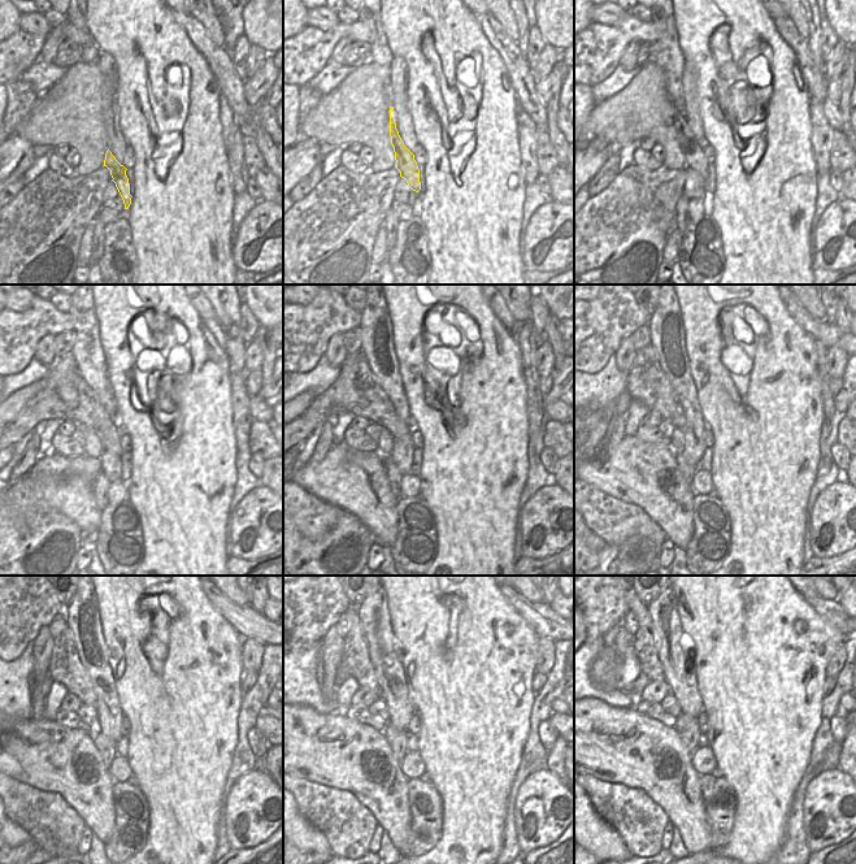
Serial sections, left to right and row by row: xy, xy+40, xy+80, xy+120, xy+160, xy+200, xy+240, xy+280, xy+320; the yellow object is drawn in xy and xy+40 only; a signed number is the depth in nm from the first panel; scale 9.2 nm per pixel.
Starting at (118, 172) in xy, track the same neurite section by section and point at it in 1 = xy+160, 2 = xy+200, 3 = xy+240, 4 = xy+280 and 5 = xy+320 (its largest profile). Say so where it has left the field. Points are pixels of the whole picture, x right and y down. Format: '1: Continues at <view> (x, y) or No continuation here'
1: Continues at xy+160 (373, 403)
2: Continues at xy+200 (646, 370)
3: Continues at xy+240 (65, 664)
4: Continues at xy+280 (356, 663)
5: Continues at xy+320 (644, 642)

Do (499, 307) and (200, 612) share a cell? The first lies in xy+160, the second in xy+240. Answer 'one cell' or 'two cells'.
two cells

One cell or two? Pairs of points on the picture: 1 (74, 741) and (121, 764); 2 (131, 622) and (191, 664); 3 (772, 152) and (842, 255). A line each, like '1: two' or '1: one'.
1: two
2: one
3: two

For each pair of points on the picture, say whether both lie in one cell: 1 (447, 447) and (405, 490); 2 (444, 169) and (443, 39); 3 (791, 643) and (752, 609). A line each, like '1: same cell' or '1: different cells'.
1: different cells
2: same cell
3: same cell

